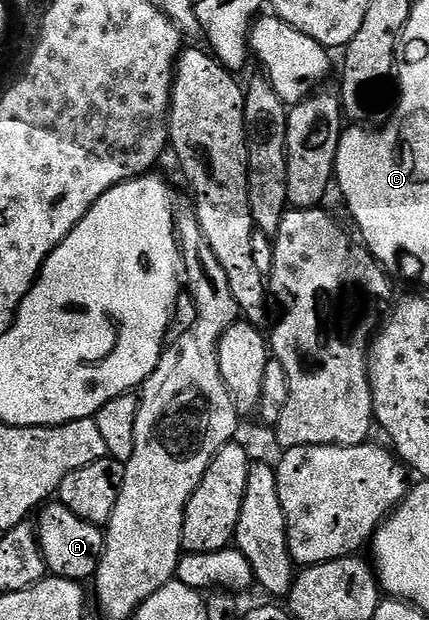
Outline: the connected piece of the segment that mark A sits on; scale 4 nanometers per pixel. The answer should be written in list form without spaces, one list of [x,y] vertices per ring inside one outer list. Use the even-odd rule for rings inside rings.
[[[47,503],[37,510],[36,532],[38,546],[42,549],[42,557],[46,561],[47,570],[53,576],[63,577],[69,581],[86,583],[98,571],[102,558],[102,549],[106,546],[106,538],[99,526],[80,519],[68,507],[60,503]]]

